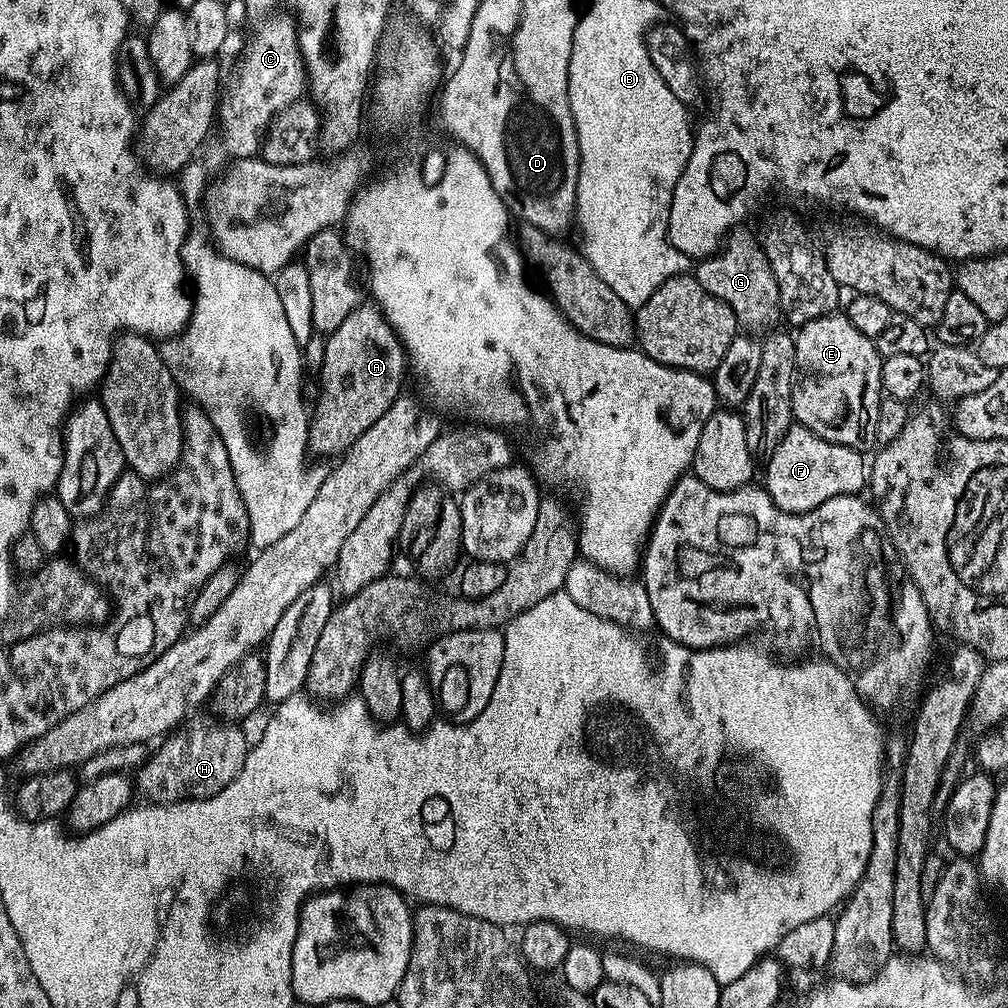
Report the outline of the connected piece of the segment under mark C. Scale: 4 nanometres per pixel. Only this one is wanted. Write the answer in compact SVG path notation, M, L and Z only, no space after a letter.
M273 14L255 25L256 33L248 40L240 65L236 68L236 81L218 100L218 130L224 139L224 148L232 158L252 158L264 143L268 123L290 102L305 95L308 71L300 53L300 33L296 18L291 14Z

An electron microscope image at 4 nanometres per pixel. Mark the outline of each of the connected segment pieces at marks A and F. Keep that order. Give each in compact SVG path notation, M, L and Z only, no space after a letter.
M361 302L325 339L326 358L320 380L320 401L308 426L308 448L320 456L339 457L354 443L402 394L406 376L404 344L388 324L380 309L372 302Z
M793 423L782 442L778 442L778 450L767 457L768 469L764 472L762 484L778 510L809 512L822 506L822 502L830 502L830 498L863 493L864 482L866 486L866 460L860 456L863 455L855 448L826 442L826 438L818 438L818 434L809 428Z

